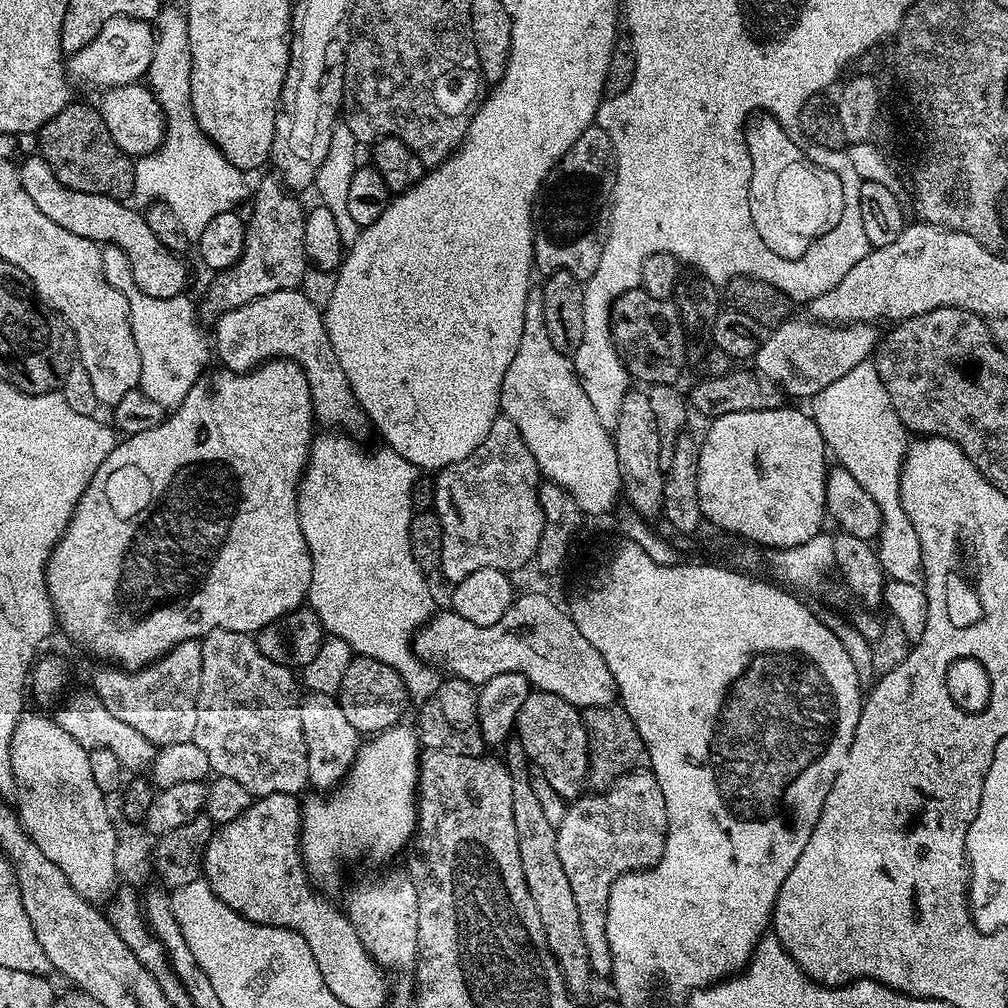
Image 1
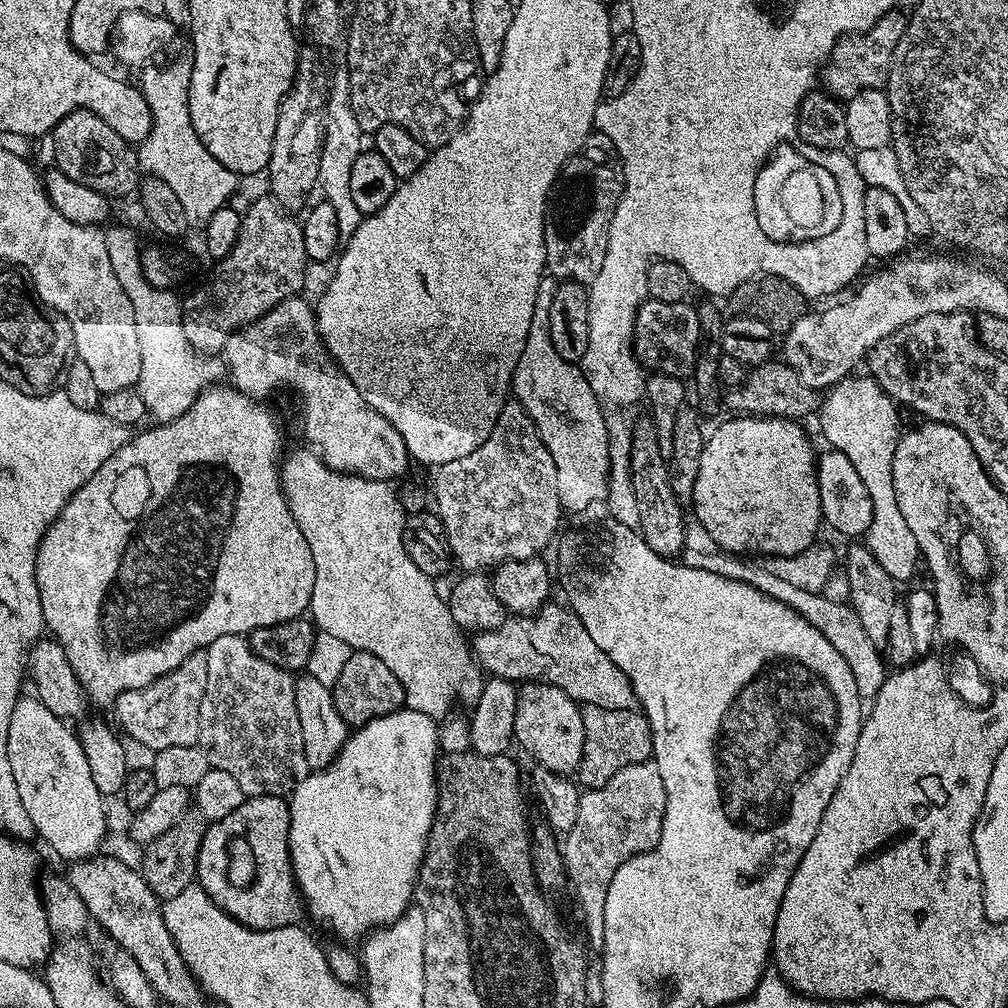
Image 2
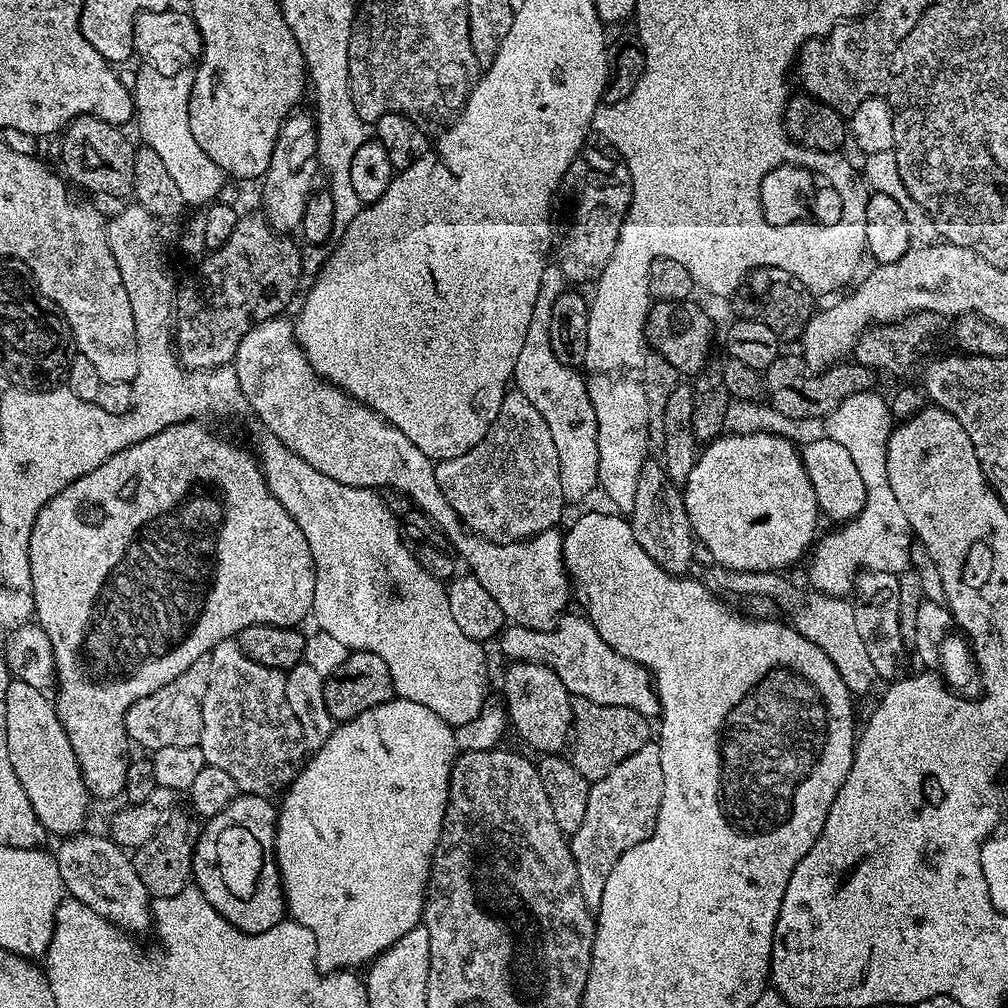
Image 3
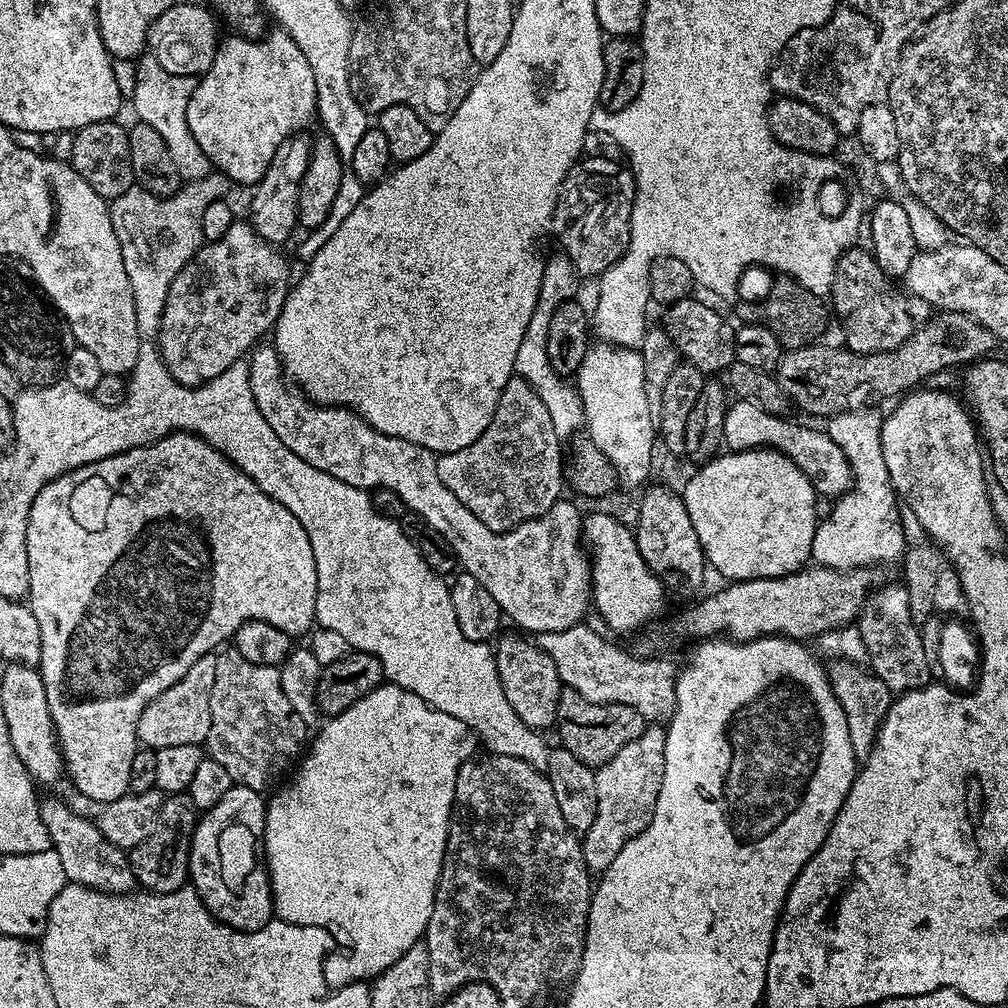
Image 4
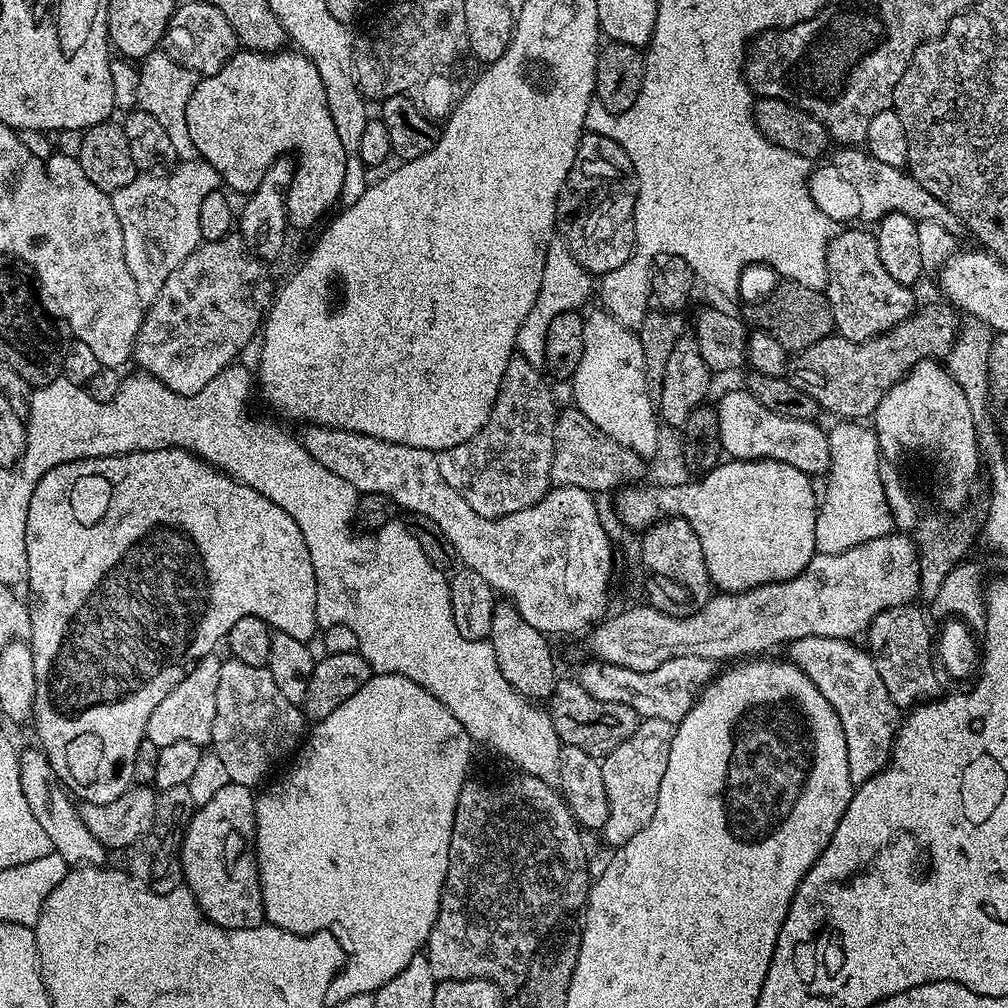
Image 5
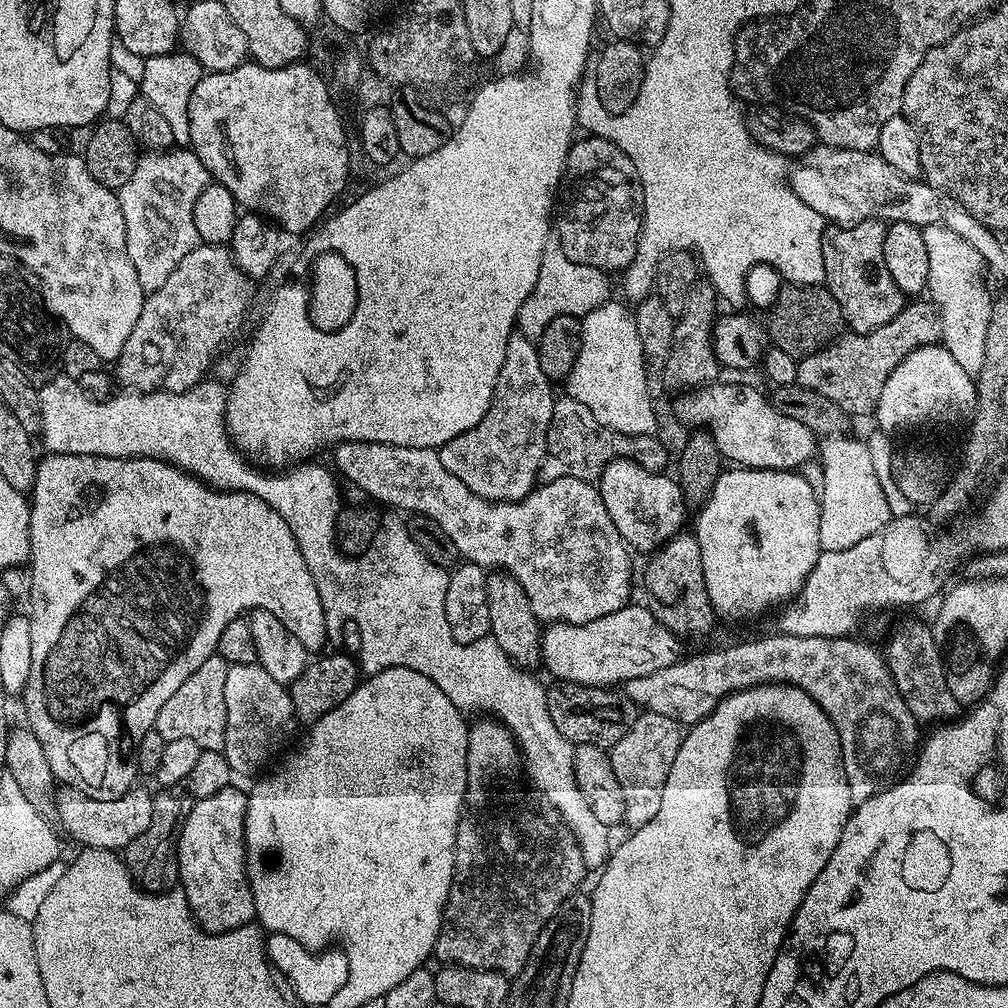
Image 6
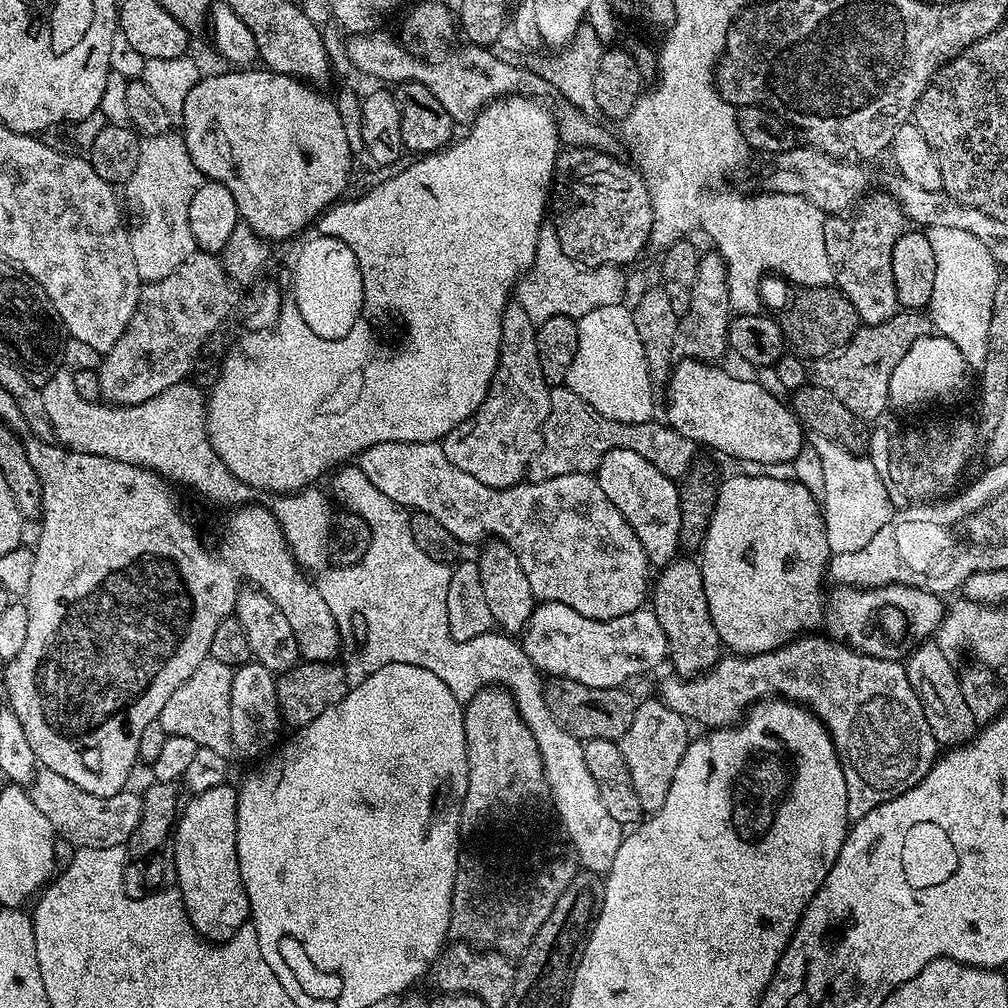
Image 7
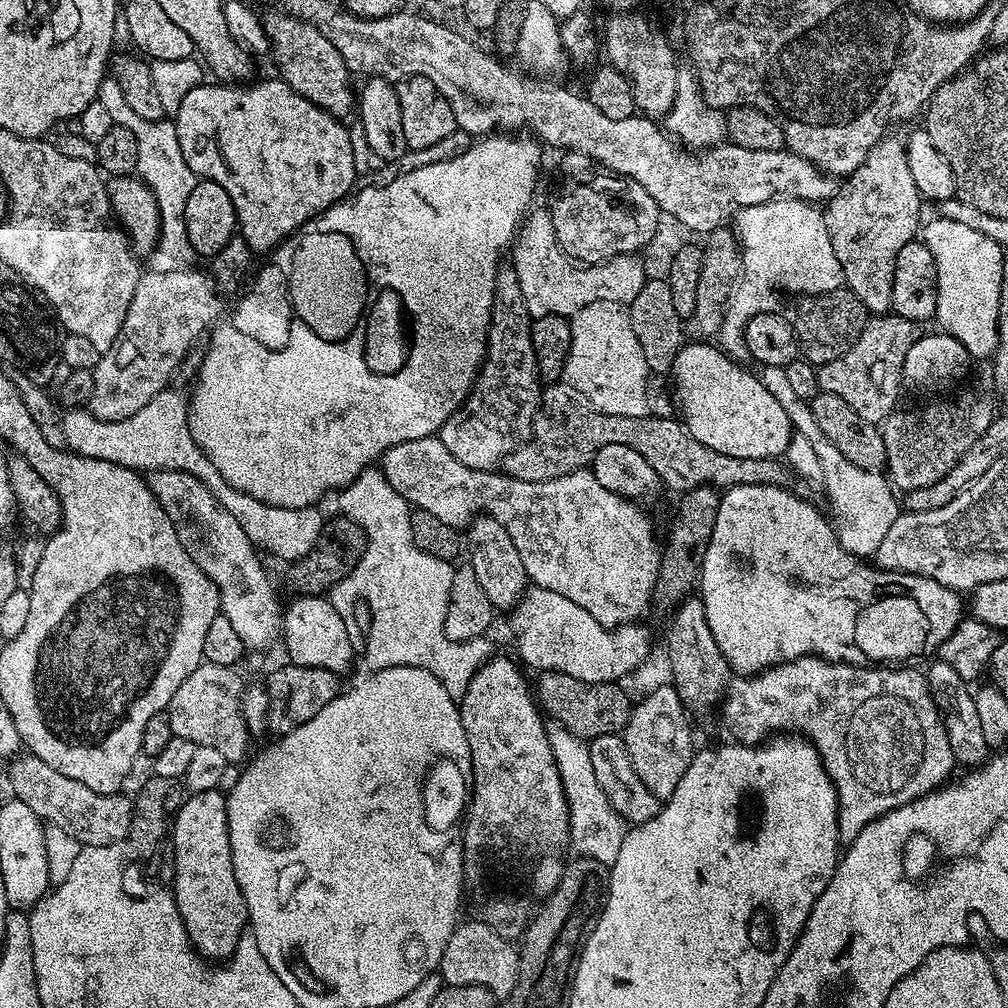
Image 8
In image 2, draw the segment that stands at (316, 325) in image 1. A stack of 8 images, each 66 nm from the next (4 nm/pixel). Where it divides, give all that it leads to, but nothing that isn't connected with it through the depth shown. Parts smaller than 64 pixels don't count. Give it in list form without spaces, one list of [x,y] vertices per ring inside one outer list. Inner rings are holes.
[[[299,295],[283,300],[260,318],[250,322],[244,328],[237,328],[230,334],[222,353],[227,375],[232,376],[231,383],[255,400],[267,401],[268,392],[289,384],[300,399],[300,428],[309,445],[318,453],[325,464],[329,464],[335,472],[349,472],[352,476],[361,476],[371,480],[391,481],[392,476],[400,476],[410,465],[410,457],[406,450],[406,442],[394,430],[394,426],[378,410],[374,410],[358,394],[358,386],[350,382],[350,378],[336,365],[328,355],[328,347],[322,342],[320,332],[316,329],[316,314],[313,305],[300,300]]]

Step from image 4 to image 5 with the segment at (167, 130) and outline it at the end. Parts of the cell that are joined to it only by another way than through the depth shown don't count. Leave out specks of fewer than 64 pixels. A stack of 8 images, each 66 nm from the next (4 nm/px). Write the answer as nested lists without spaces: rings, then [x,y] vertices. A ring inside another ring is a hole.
[[[157,50],[139,61],[136,77],[138,90],[134,97],[135,103],[140,103],[137,105],[143,111],[158,118],[158,123],[162,126],[162,130],[166,130],[166,135],[170,137],[170,142],[181,161],[197,159],[196,147],[190,138],[190,126],[186,126],[186,102],[190,102],[190,94],[194,94],[196,89],[198,83],[196,73],[174,62],[174,58],[170,58],[167,52]]]

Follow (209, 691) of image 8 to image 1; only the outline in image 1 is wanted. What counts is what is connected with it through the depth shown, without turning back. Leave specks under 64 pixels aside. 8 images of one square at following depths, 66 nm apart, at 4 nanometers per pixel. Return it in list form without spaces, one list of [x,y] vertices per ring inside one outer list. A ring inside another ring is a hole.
[[[187,640],[181,644],[175,644],[171,650],[165,652],[147,668],[139,669],[135,672],[132,670],[121,670],[116,666],[104,666],[101,672],[96,672],[92,676],[91,691],[96,693],[97,698],[102,702],[102,706],[106,706],[106,710],[110,710],[110,714],[114,714],[114,718],[119,718],[121,722],[126,722],[126,726],[134,726],[134,730],[138,730],[138,734],[142,734],[142,738],[146,738],[150,743],[157,746],[165,744],[173,744],[174,742],[190,742],[194,738],[194,722],[198,722],[198,714],[196,713],[196,703],[198,702],[198,690],[200,689],[200,675],[202,674],[202,643],[200,640]]]

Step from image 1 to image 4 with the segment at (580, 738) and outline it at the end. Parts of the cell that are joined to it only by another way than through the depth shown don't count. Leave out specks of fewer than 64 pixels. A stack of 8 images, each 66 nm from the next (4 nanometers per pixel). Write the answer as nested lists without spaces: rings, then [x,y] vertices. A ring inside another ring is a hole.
[[[523,635],[503,636],[495,641],[494,651],[498,678],[502,682],[506,702],[514,706],[514,714],[518,714],[518,718],[522,718],[526,726],[537,730],[551,729],[556,723],[556,707],[562,687],[560,675],[554,666],[554,658],[543,652],[539,643],[532,641],[531,644],[530,641],[523,640],[528,639]]]

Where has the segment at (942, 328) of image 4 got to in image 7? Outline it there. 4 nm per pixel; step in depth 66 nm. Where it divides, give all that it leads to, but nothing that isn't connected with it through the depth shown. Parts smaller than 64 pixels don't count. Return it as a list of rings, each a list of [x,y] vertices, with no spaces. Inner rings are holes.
[[[897,310],[886,322],[865,324],[850,338],[847,346],[833,356],[823,356],[821,360],[813,360],[810,364],[811,383],[822,386],[850,410],[861,422],[879,421],[884,411],[889,411],[888,395],[890,394],[890,374],[894,374],[894,366],[902,362],[906,350],[918,342],[918,338],[929,335],[934,324],[924,317],[920,310]]]

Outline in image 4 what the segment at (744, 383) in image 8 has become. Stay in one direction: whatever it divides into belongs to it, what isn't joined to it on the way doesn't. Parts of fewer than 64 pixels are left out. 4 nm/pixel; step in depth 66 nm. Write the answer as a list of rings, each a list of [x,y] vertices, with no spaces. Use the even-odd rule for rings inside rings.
[[[736,400],[729,403],[725,416],[724,444],[731,451],[745,452],[748,448],[772,448],[781,452],[806,478],[811,482],[817,497],[841,497],[851,485],[851,464],[847,461],[847,454],[838,446],[830,434],[823,427],[811,428],[808,424],[795,424],[788,416],[775,416],[762,406],[754,406],[754,402]]]

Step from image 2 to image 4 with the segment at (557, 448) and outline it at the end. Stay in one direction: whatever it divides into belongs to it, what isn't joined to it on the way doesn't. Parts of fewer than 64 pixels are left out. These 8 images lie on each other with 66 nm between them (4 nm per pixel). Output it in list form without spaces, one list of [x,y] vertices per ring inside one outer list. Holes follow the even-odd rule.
[[[558,252],[545,261],[542,272],[542,284],[539,286],[538,302],[535,303],[534,312],[530,316],[526,333],[522,334],[522,342],[518,346],[518,355],[515,359],[515,373],[520,375],[532,387],[534,394],[542,398],[542,406],[550,413],[550,422],[554,422],[554,430],[561,438],[575,437],[576,431],[585,427],[582,398],[578,394],[575,383],[571,379],[559,376],[550,366],[550,354],[546,354],[547,331],[550,316],[554,310],[565,301],[575,297],[576,280],[578,274],[568,257]]]

